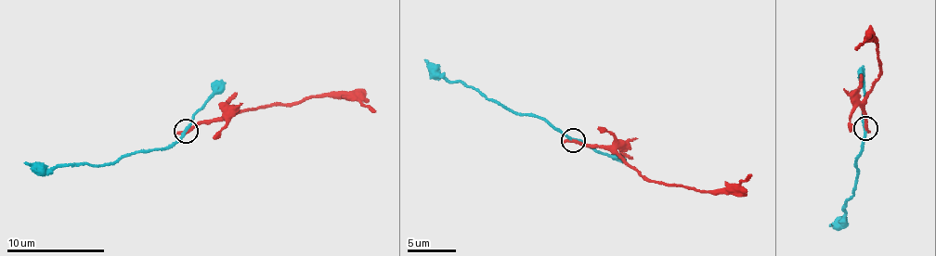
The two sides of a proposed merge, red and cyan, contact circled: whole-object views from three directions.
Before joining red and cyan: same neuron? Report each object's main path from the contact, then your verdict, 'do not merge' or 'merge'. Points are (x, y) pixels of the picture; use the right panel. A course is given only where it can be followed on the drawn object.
red runs (866, 128), (865, 114), (860, 108), (880, 70), (877, 58), (878, 46), (866, 34), (855, 49); cyan runs (864, 128), (852, 197), (844, 206), (845, 210), (841, 220), (828, 225); do not merge

